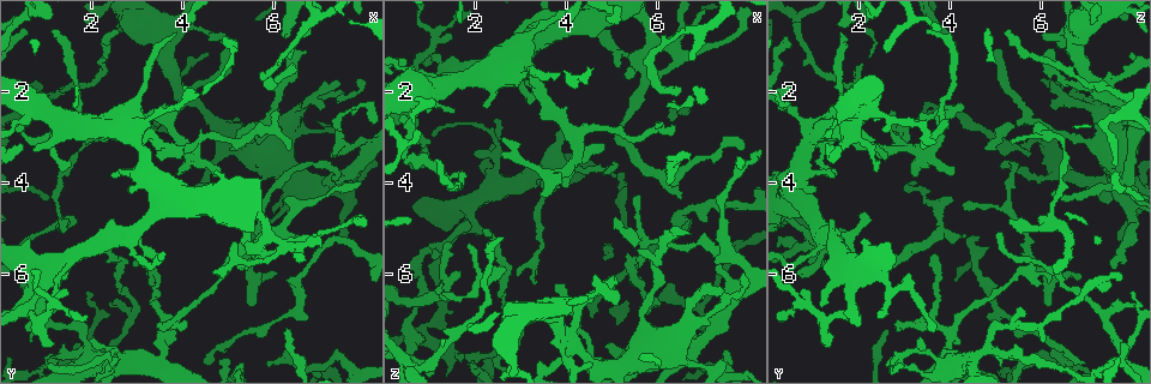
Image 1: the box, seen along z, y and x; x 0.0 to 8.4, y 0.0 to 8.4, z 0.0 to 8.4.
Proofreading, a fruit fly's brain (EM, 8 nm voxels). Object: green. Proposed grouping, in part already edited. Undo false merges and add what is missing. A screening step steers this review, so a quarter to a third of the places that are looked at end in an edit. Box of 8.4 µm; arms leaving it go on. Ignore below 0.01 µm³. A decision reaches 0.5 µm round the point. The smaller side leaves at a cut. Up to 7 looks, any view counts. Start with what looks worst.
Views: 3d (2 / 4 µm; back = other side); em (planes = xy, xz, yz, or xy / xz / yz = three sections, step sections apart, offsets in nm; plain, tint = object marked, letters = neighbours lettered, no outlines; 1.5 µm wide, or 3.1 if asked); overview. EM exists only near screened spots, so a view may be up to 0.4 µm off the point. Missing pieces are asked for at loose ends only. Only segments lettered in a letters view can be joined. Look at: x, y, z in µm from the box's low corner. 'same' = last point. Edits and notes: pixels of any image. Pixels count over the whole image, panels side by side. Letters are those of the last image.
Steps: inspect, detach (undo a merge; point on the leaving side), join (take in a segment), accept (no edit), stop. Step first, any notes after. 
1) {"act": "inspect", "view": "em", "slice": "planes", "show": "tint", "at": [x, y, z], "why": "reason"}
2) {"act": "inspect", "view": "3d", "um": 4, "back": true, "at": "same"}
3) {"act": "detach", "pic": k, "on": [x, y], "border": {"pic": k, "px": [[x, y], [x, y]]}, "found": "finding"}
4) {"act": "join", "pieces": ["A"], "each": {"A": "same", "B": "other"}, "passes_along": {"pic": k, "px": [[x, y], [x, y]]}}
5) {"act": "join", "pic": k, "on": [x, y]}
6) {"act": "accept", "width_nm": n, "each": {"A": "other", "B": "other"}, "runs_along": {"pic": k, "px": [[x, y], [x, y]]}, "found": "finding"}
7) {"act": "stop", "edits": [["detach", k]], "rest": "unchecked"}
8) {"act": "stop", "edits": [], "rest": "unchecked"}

{"act": "inspect", "view": "3d", "um": 2, "at": [7.75, 3.95, 3.25], "why": "free end"}

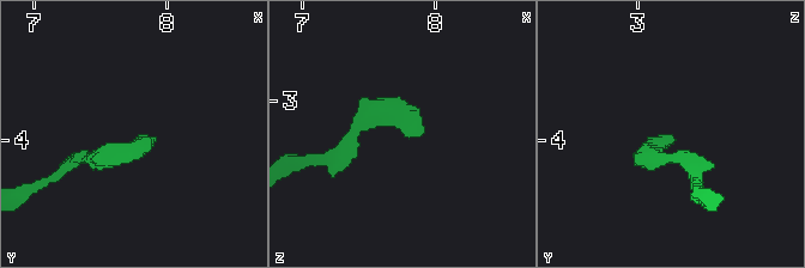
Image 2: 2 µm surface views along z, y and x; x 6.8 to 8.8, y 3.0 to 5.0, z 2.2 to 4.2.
{"act": "inspect", "view": "em", "slice": "xz", "step": 4, "show": "plain", "at": [7.78, 4.00, 3.28]}

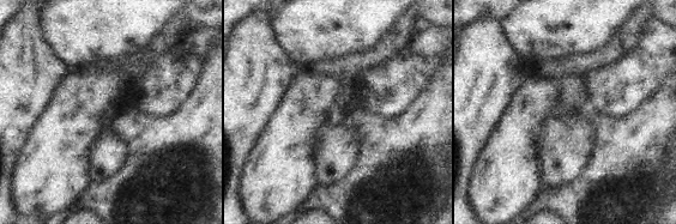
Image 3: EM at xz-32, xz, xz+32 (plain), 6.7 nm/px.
{"act": "inspect", "view": "em", "slice": "xz", "step": 4, "show": "letters", "at": "same", "why": "what lies round it"}

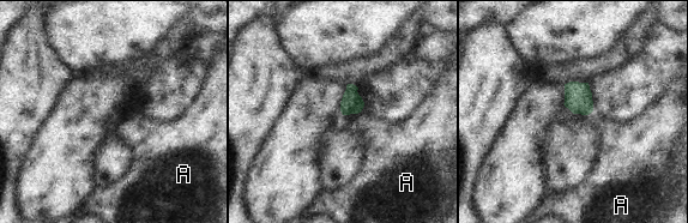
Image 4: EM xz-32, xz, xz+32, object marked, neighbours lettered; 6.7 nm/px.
{"act": "accept", "each": {"A": "other"}, "border": {"pic": 4, "px": [[361, 110], [355, 114]]}, "found": "no lettered segment goes on from it"}

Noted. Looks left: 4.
{"act": "inspect", "view": "em", "slice": "planes", "show": "tint", "at": [5.15, 5.30, 1.40], "why": "tapers out"}

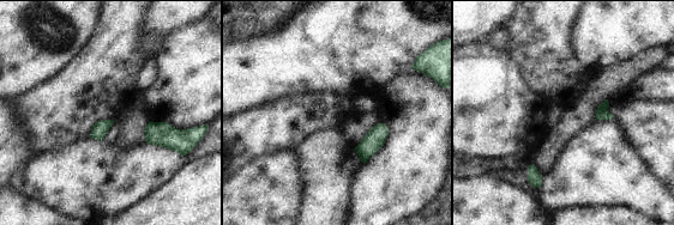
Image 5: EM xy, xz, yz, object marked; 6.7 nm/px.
{"act": "inspect", "view": "em", "slice": "planes", "show": "letters", "at": "same"}

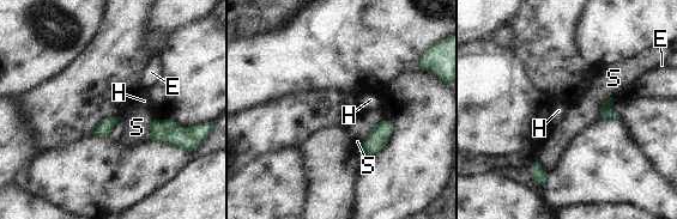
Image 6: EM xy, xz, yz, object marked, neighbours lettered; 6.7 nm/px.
{"act": "accept", "width_nm": 100, "each": {"E": "other", "H": "other", "S": "other"}, "border": {"pic": 6, "px": [[382, 120], [358, 145]]}, "found": "no lettered segment goes on from it"}

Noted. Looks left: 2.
{"act": "inspect", "view": "em", "slice": "planes", "show": "letters", "at": [0.55, 7.20, 3.50]}

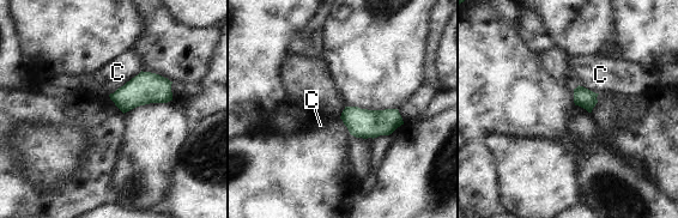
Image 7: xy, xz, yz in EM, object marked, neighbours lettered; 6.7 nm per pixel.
{"act": "accept", "each": {"C": "other"}, "border": {"pic": 7, "px": [[141, 71], [109, 95]]}, "found": "none of them fits"}

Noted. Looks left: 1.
{"act": "stop", "edits": [], "rest": "unchecked"}

